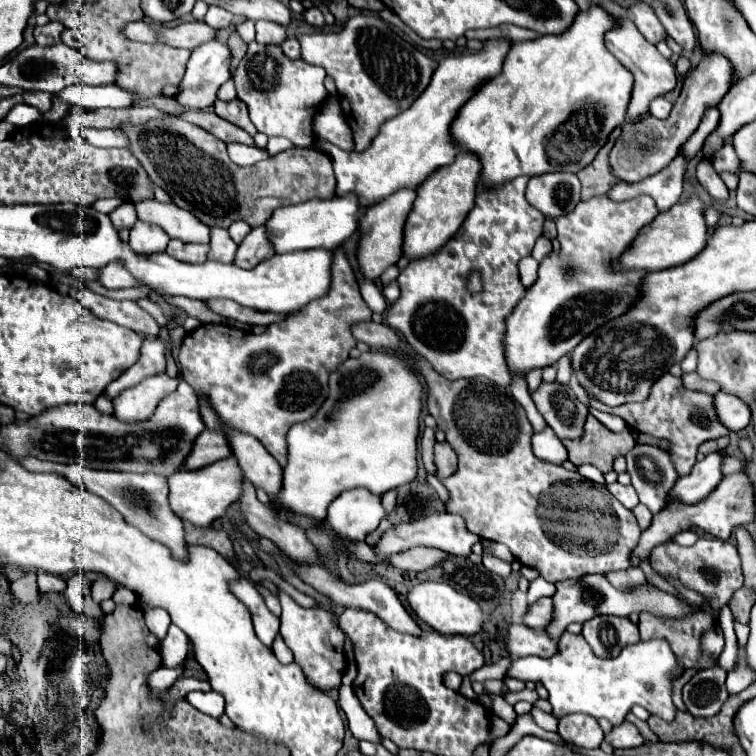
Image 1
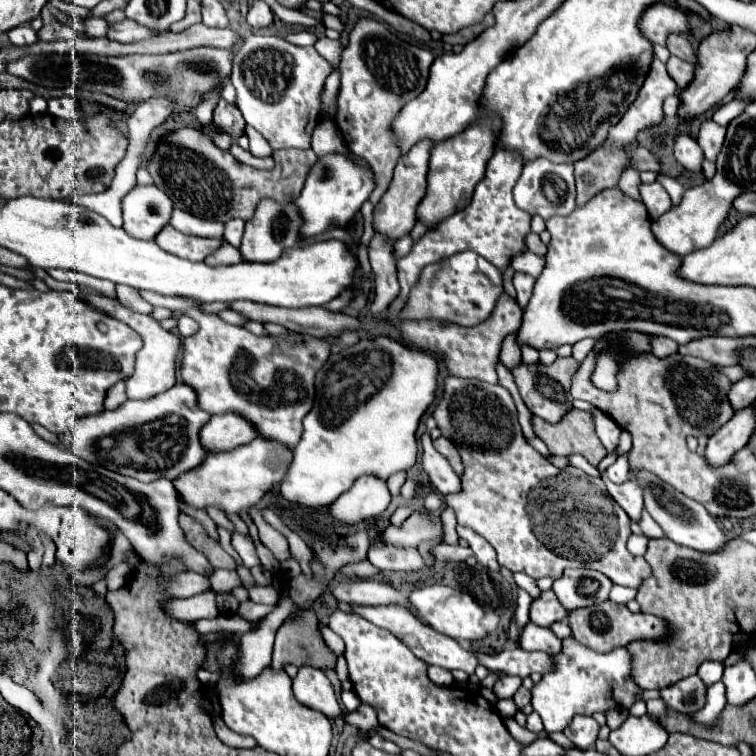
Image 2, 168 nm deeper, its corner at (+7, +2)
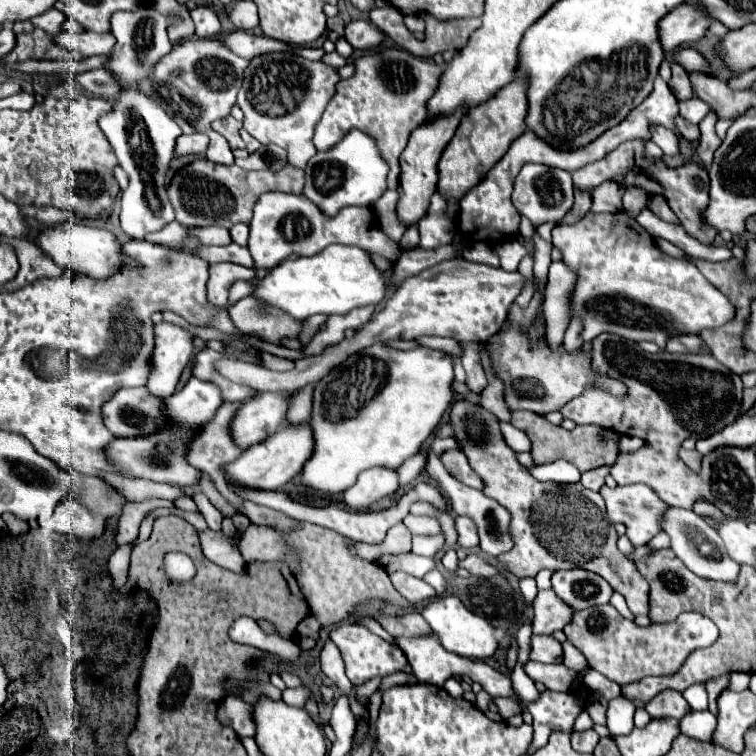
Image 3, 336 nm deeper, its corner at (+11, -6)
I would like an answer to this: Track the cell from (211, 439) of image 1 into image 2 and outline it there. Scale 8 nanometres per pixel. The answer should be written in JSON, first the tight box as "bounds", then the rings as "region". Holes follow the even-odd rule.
{"bounds":[201,413,257,451],"region":[[[237,413],[213,415],[211,421],[201,429],[201,443],[207,451],[231,451],[239,445],[257,439],[257,429]]]}

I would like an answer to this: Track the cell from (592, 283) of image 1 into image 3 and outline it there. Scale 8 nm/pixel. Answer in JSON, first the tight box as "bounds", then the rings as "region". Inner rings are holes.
{"bounds":[553,211,735,347],"region":[[[625,211],[587,213],[573,225],[555,225],[553,247],[561,251],[561,261],[577,277],[569,295],[569,313],[571,319],[579,317],[585,321],[583,331],[579,333],[583,343],[591,343],[601,333],[613,333],[635,343],[655,341],[659,347],[665,347],[671,337],[699,335],[705,329],[719,329],[735,317],[735,305],[729,299],[721,299],[721,291],[701,274],[695,264],[675,259],[655,247],[653,237]]]}

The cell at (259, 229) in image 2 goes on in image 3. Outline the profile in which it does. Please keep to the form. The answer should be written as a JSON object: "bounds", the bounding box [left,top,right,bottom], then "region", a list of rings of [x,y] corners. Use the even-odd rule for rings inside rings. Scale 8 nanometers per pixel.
{"bounds":[247,191,401,269],"region":[[[279,191],[265,193],[259,197],[259,201],[255,203],[249,229],[251,233],[249,233],[247,247],[255,261],[255,269],[273,269],[281,261],[289,259],[293,253],[301,257],[317,255],[331,243],[355,245],[365,251],[375,251],[393,261],[401,253],[401,247],[391,243],[383,235],[369,207],[345,207],[337,213],[337,217],[325,217],[311,201],[305,201],[303,195],[289,195],[289,193],[279,193]]]}

